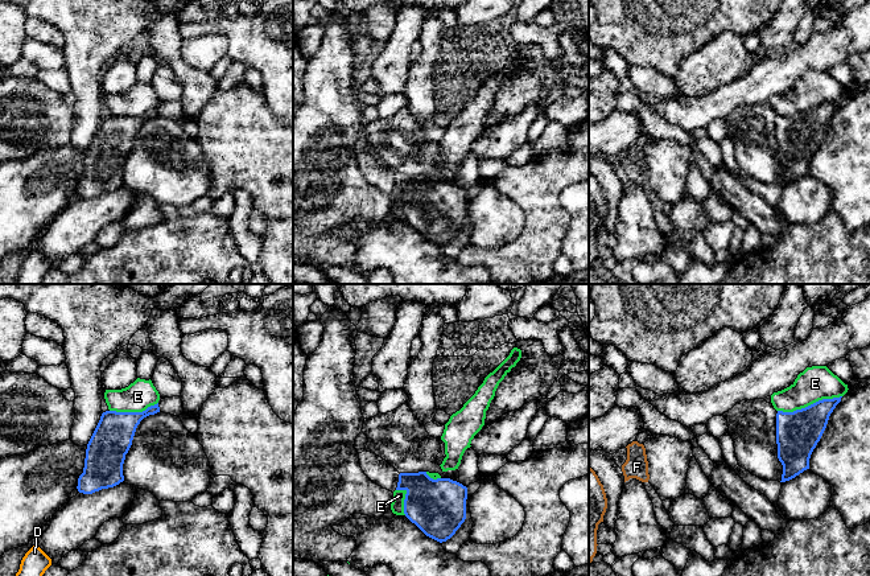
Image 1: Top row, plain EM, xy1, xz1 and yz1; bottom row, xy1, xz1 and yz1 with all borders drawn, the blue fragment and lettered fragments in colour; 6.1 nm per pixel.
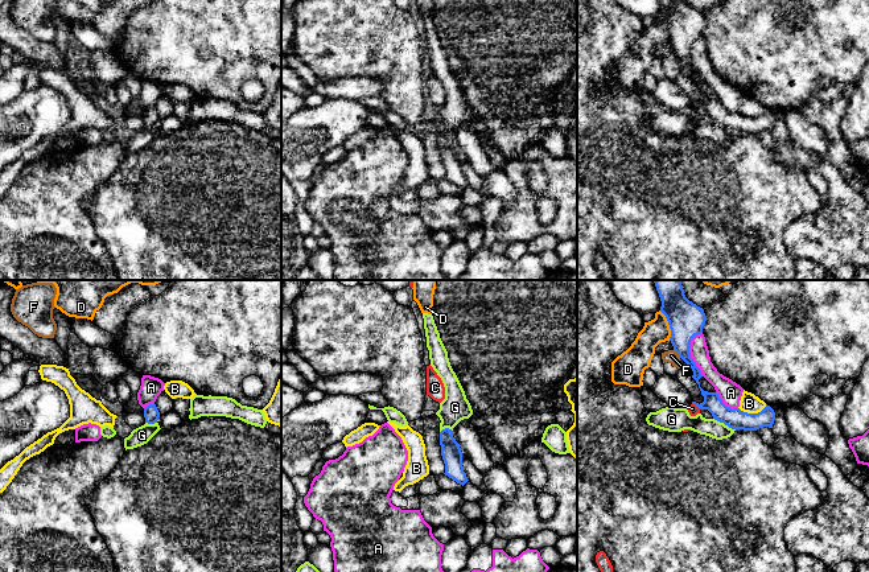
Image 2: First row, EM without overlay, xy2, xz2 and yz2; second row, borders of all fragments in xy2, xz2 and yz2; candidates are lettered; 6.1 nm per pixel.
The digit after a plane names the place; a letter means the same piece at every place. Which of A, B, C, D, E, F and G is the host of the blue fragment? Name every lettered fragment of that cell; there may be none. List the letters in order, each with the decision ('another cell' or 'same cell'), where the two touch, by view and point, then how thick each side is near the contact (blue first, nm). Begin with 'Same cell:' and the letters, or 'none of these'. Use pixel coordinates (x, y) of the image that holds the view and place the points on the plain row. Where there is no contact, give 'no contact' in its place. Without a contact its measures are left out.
Same cell: C
A: another cell; meets blue in yz2 at (690, 57); 220 nm thick on the blue side, 110 nm on the other
B: another cell; meets blue in yz2 at (752, 118); 130 nm thick on the blue side, 120 nm on the other
C: same cell; meets blue in yz2 at (696, 110); 120 nm thick on the blue side, 60 nm on the other
D: another cell; meets blue in yz2 at (668, 28); 220 nm thick on the blue side, 150 nm on the other
E: another cell; meets blue in yz1 at (811, 108); 260 nm thick on the blue side, 220 nm on the other
F: another cell; meets blue in yz2 at (676, 56); 220 nm thick on the blue side, 80 nm on the other
G: another cell; meets blue in yz2 at (724, 127); 130 nm thick on the blue side, 110 nm on the other

